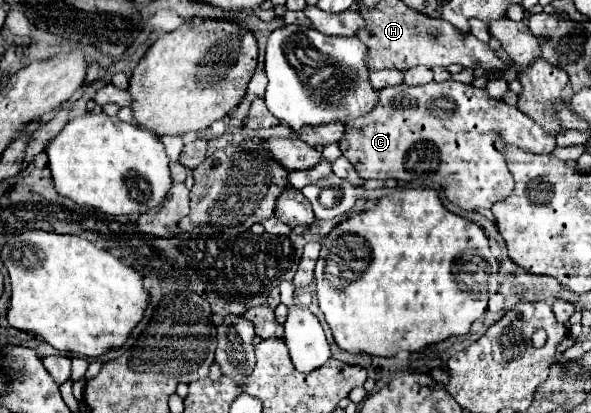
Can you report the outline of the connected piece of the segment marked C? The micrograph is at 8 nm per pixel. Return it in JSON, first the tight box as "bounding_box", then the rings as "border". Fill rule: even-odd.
{"bounding_box":[340,80,556,210],"border":[[[446,80],[380,90],[380,102],[368,116],[346,122],[340,150],[364,180],[394,178],[420,186],[436,184],[462,210],[482,210],[514,192],[506,160],[496,148],[498,140],[534,154],[550,154],[556,148],[554,136],[548,136],[516,106],[494,100],[486,90],[472,84]]]}

